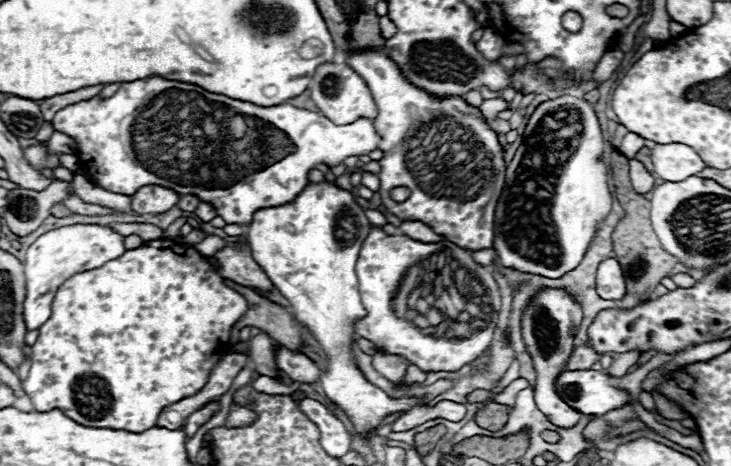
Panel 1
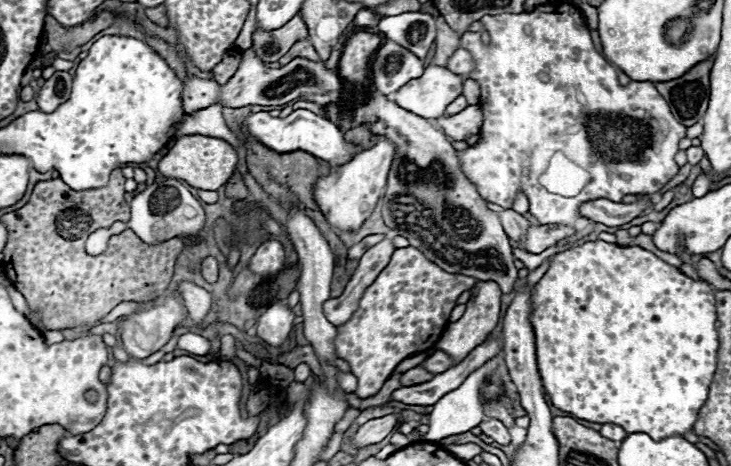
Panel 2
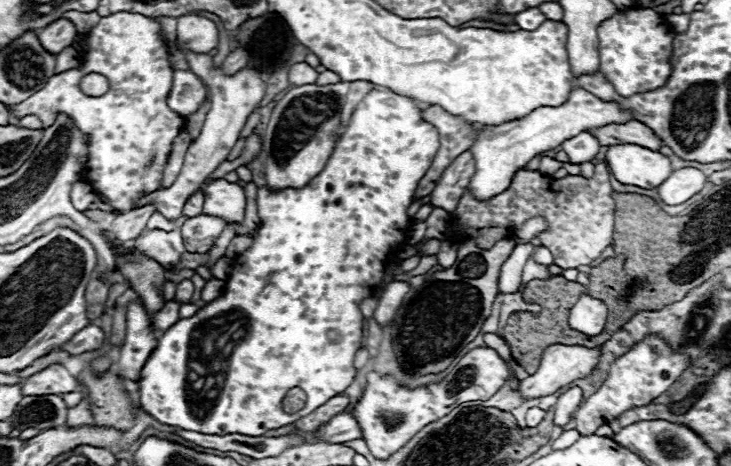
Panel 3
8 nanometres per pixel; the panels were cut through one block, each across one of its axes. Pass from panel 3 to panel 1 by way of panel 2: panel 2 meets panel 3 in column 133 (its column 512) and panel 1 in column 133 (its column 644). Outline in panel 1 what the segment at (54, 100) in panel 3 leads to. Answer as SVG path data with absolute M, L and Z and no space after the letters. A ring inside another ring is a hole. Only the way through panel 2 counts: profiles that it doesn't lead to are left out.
M160 76L124 82L108 100L86 100L56 112L54 130L68 134L78 142L78 158L90 178L104 190L132 196L146 184L156 184L178 192L196 194L212 202L226 224L250 224L256 210L282 206L296 200L308 184L308 170L318 162L336 166L348 156L362 156L376 150L380 136L370 120L360 118L354 124L336 126L318 112L296 108L292 104L256 106L228 96L212 94L196 84L164 80Z

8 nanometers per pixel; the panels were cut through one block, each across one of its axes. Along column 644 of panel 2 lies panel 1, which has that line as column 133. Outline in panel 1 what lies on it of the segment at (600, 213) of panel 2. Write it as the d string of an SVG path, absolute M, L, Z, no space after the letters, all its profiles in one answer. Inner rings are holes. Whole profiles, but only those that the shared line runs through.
M156 184L142 186L134 196L132 196L132 210L136 214L158 214L166 212L178 202L178 192L170 188L162 188Z

